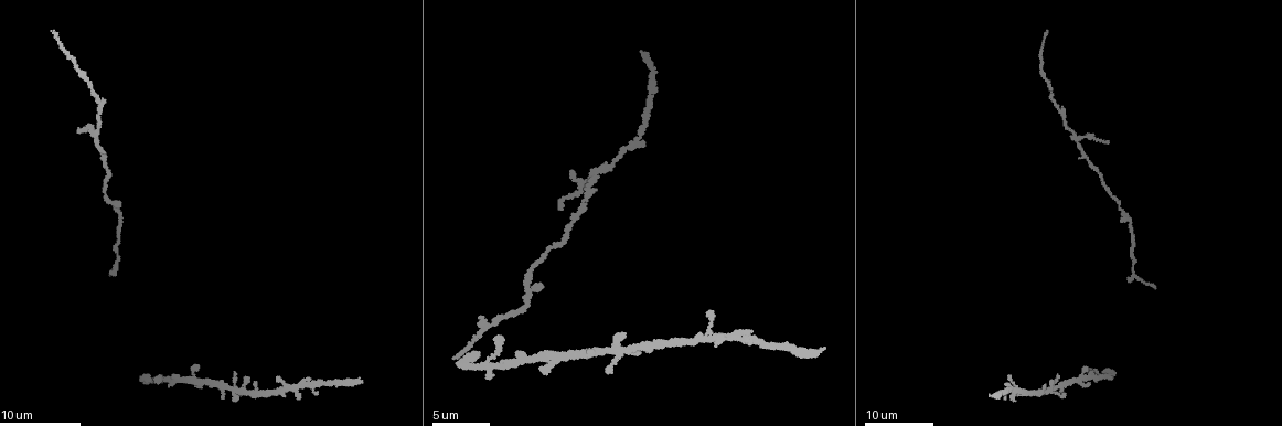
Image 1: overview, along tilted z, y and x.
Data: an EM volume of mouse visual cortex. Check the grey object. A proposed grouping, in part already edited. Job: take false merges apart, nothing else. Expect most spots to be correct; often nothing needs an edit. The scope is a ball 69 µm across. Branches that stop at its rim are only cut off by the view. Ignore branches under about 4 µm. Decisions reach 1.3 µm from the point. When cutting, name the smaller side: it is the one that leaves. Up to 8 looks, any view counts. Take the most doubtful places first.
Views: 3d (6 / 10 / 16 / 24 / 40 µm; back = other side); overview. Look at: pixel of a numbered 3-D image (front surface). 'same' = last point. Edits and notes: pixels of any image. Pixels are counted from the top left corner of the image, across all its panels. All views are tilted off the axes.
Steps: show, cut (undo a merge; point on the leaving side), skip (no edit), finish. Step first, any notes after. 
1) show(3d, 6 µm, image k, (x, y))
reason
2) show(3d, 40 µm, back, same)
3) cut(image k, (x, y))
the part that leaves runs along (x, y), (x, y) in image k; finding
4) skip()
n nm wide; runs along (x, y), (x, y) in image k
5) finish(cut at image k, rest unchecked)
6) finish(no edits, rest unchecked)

show(3d, 16 µm, image 1, (597, 170))
looks like a crossing

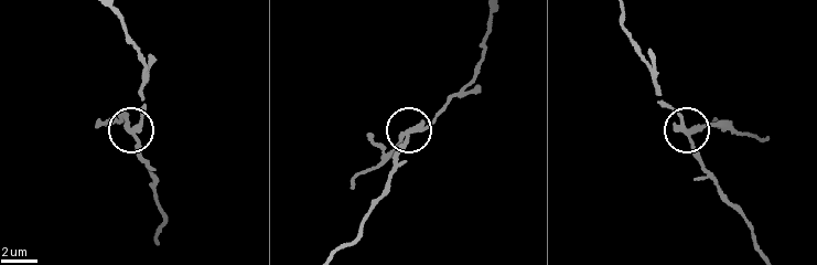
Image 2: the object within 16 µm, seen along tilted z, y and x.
show(3d, 6 µm, image 2, (130, 129))
zoom in

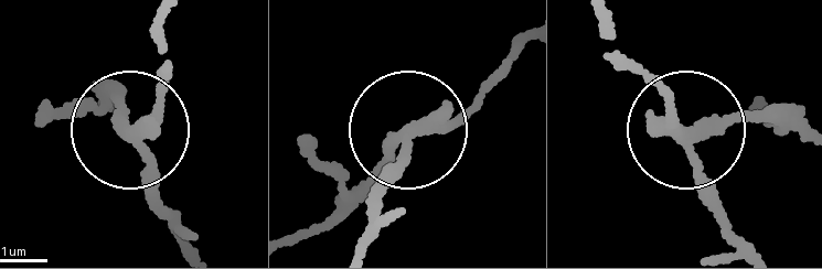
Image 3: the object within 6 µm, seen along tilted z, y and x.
cut(image 3, (740, 119))
the part that leaves runs along (681, 132), (766, 115), (798, 122) in image 3; a second neuron is stuck on

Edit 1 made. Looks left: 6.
show(overview)

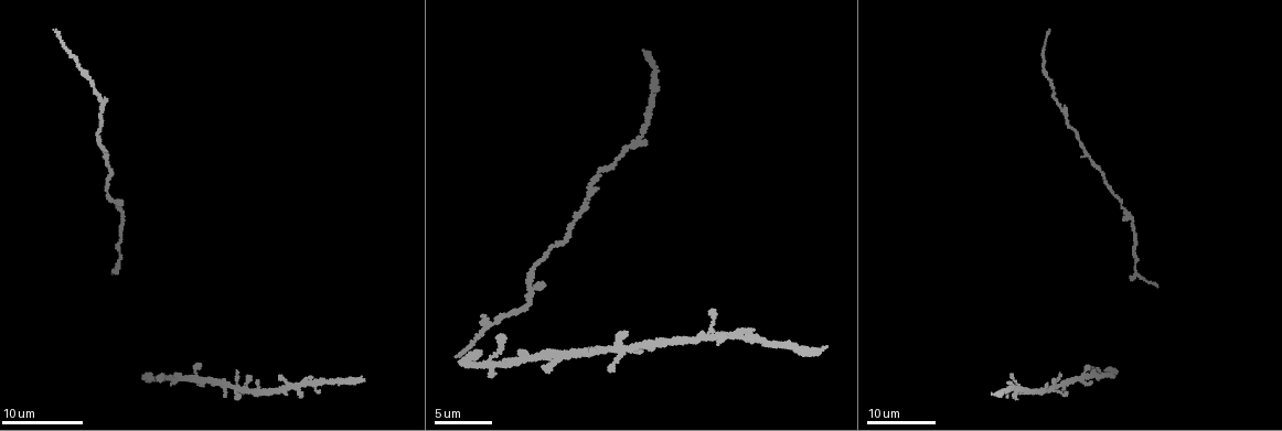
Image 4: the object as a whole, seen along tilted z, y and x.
show(3d, 16 µm, image 4, (532, 276))
sudden change in width

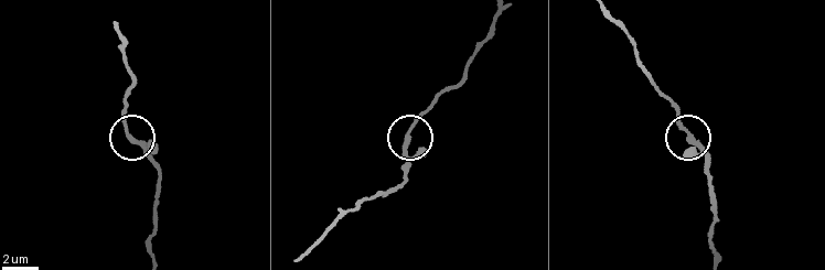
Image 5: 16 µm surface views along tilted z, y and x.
show(3d, 6 µm, image 5, (692, 136))

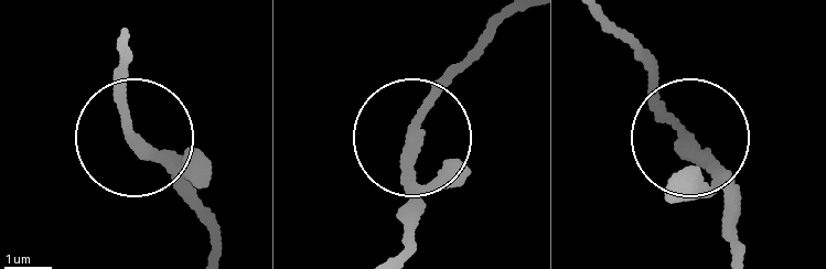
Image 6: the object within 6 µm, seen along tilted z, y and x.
skip()
runs along (390, 258), (411, 241), (419, 197), (409, 130), (475, 45) in image 6; one neuron here

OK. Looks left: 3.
show(3d, 24 µm, image 4, (578, 218))
thick turns thin

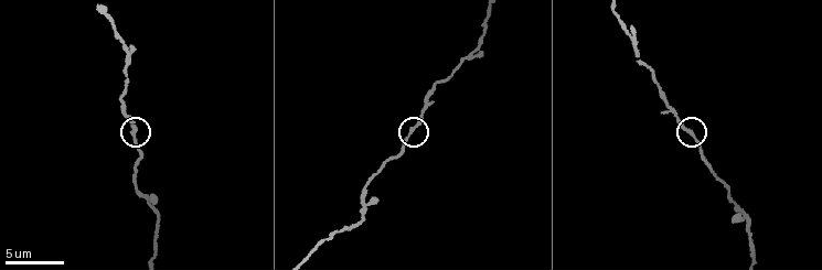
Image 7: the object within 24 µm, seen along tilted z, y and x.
show(3d, 10 µm, image 7, (134, 134))

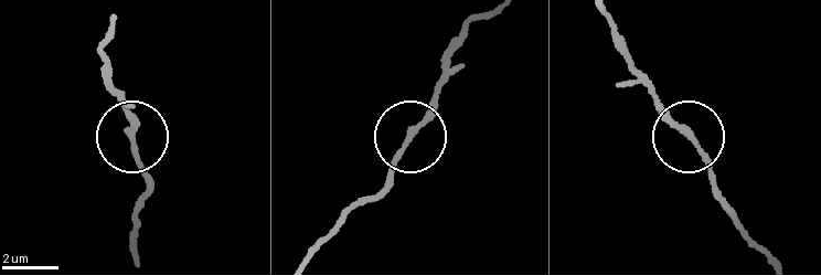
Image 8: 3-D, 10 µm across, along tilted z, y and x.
skip()
runs along (310, 256), (342, 217), (385, 186), (441, 84) in image 8; all the same neuron

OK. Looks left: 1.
finish(cut at image 3, rest unchecked)

